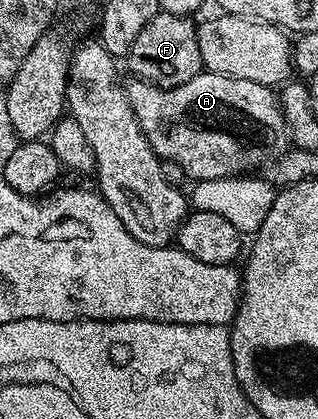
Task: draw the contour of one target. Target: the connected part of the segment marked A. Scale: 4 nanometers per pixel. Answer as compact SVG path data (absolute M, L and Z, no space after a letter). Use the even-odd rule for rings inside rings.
M205 69L192 77L192 81L184 81L184 85L175 87L154 87L142 79L134 79L131 84L126 87L126 96L130 98L148 145L157 153L159 160L176 161L176 165L180 165L191 180L254 173L257 167L265 168L291 150L292 140L286 130L286 118L273 87L265 87L256 81L224 77Z

